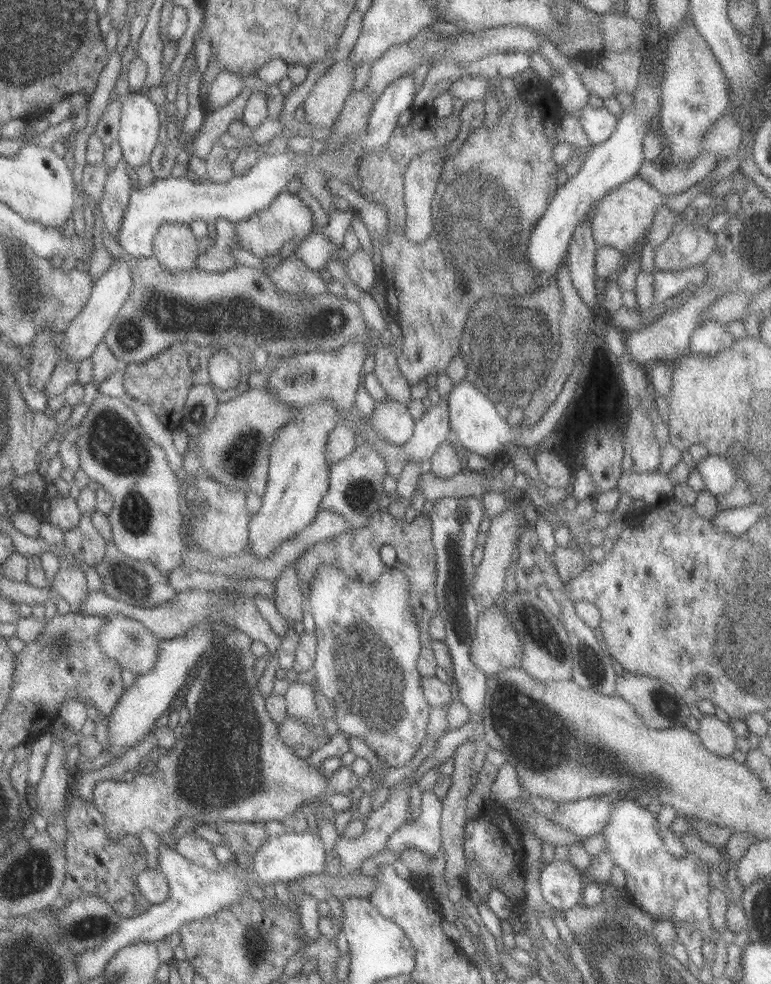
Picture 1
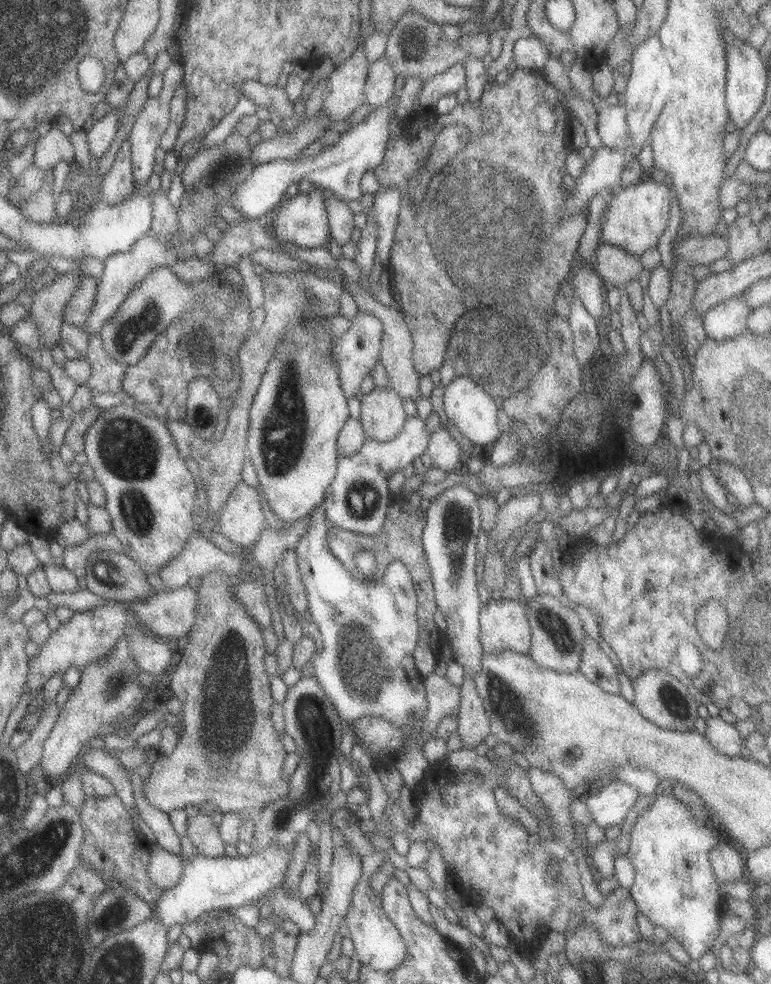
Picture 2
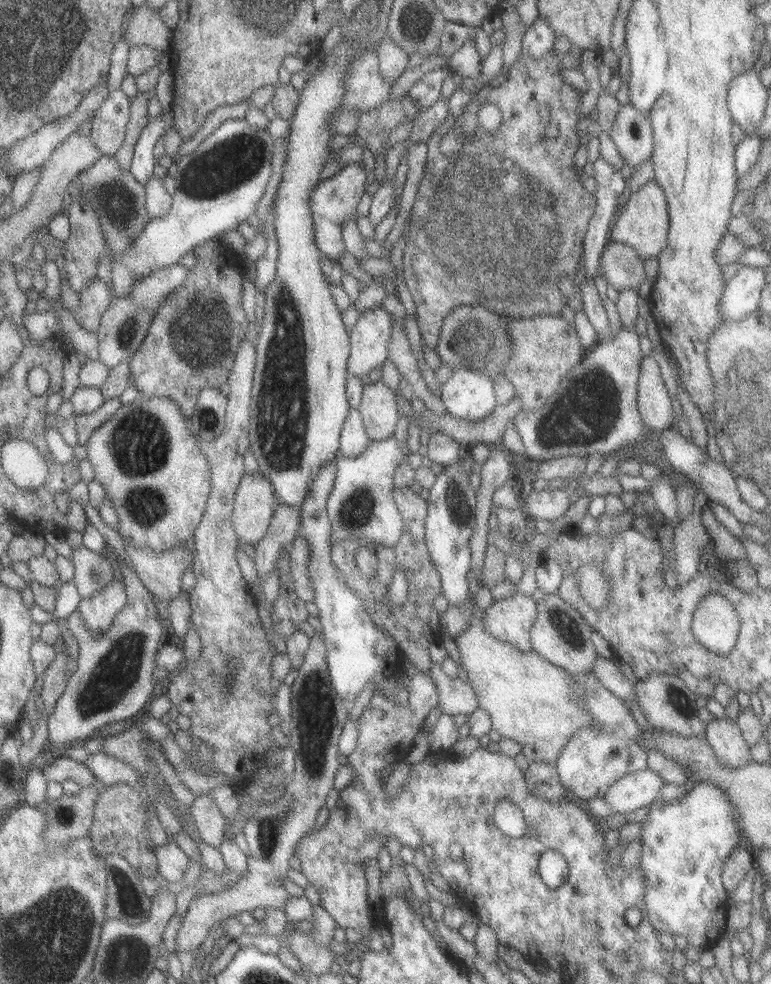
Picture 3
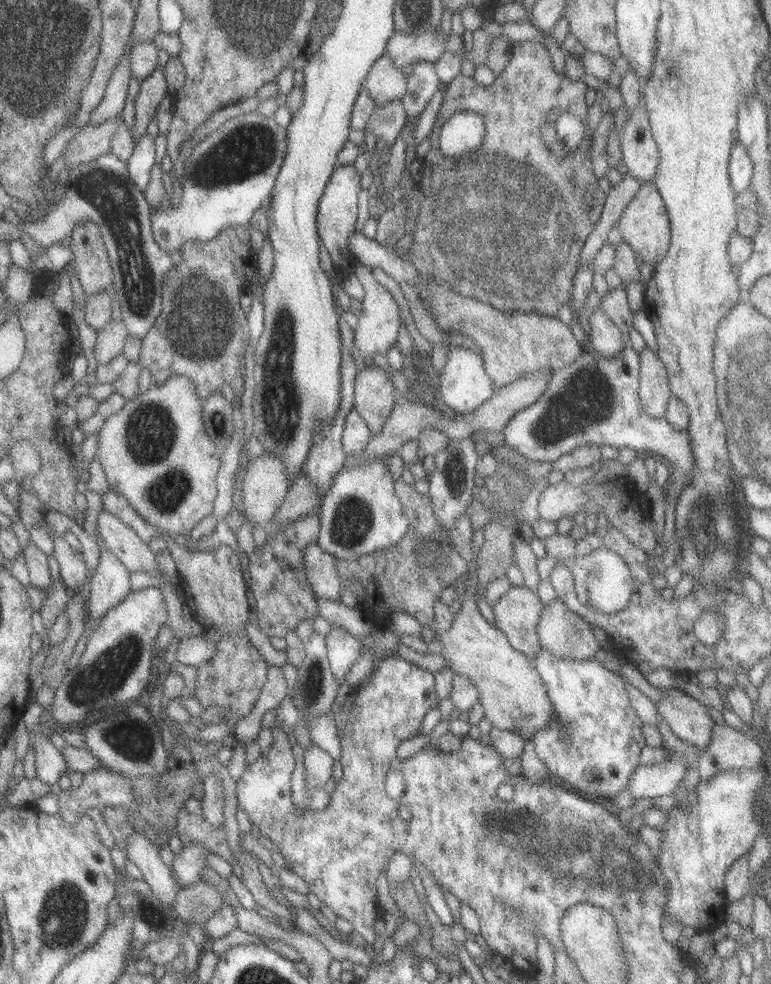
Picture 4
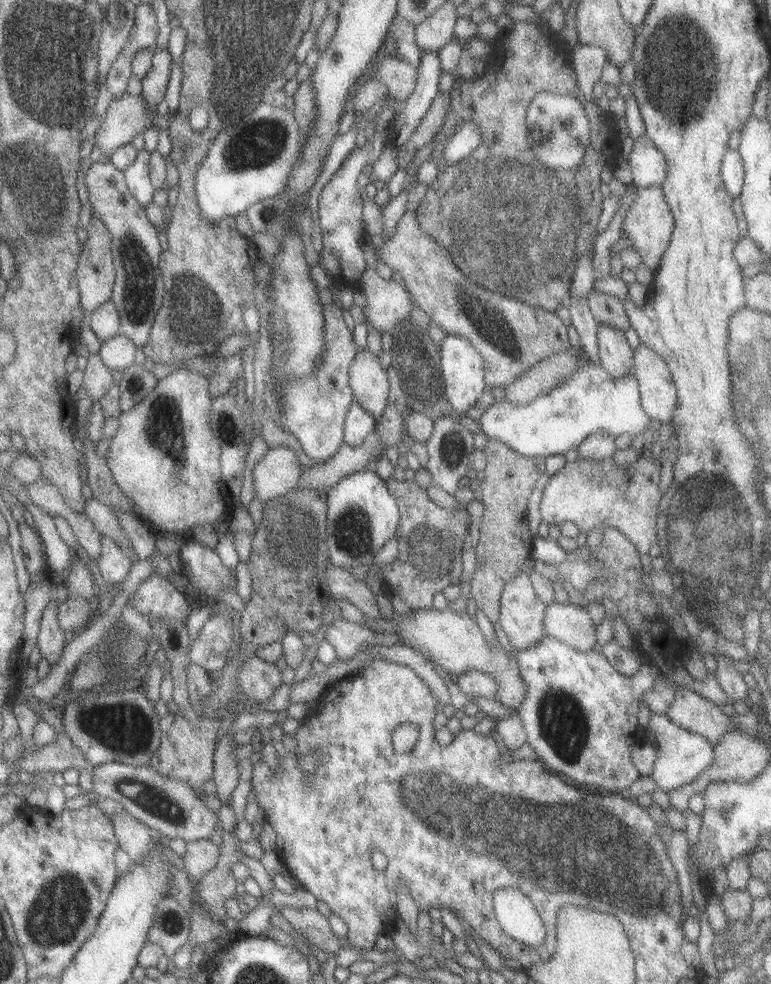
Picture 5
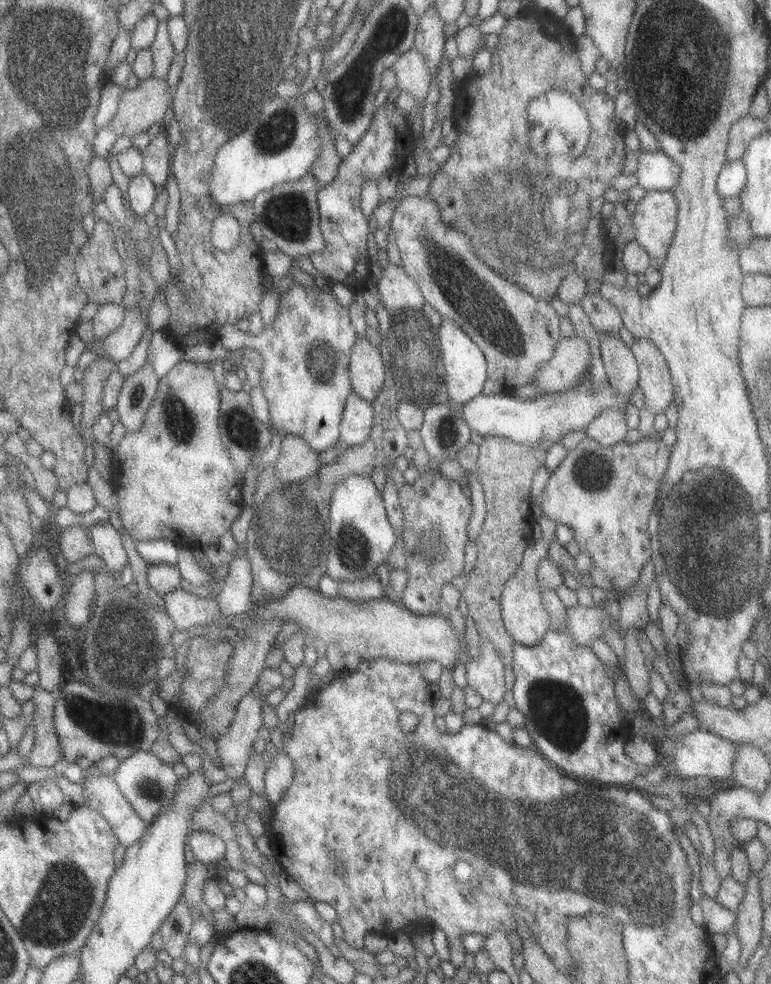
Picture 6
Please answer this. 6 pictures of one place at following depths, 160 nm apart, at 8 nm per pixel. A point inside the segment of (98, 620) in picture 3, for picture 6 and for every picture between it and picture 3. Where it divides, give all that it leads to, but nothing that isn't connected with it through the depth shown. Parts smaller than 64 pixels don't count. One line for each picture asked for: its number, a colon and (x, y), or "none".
4: (109, 584)
5: (113, 565)
6: (105, 541)

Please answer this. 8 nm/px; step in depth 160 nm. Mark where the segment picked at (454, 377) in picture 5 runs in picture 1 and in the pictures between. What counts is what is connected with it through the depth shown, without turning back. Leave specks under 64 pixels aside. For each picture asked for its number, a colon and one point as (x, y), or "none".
1: (475, 425)
2: (471, 410)
3: (467, 394)
4: (463, 385)

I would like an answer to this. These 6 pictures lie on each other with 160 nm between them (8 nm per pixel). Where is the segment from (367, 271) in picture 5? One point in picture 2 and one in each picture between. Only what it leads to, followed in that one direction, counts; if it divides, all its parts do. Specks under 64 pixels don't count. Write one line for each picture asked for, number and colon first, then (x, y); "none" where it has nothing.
2: (355, 352)
3: (368, 338)
4: (376, 325)

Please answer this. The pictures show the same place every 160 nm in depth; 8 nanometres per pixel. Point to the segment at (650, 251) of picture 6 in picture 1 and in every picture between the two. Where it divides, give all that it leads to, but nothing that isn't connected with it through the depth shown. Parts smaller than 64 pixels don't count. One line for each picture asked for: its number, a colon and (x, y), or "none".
1: (620, 219)
2: (635, 217)
3: (641, 223)
4: (643, 226)
5: (647, 221)

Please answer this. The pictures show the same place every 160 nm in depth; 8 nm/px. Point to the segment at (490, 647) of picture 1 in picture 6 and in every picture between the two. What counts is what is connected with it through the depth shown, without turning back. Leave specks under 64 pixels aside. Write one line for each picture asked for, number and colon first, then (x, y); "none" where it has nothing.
2: (503, 625)
3: (508, 620)
4: (516, 612)
5: (520, 613)
6: (524, 618)

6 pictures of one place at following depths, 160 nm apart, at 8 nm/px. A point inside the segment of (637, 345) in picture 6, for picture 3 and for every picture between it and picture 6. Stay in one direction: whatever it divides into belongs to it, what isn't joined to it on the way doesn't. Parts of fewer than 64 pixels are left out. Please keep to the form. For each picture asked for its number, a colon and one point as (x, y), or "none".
3: (653, 404)
4: (653, 391)
5: (657, 398)

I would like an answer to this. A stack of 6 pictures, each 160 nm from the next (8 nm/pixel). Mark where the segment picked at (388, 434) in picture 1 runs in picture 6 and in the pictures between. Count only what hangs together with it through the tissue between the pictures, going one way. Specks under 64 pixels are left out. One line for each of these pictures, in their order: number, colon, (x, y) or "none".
2: (381, 417)
3: (377, 408)
4: (373, 393)
5: (367, 380)
6: (366, 371)

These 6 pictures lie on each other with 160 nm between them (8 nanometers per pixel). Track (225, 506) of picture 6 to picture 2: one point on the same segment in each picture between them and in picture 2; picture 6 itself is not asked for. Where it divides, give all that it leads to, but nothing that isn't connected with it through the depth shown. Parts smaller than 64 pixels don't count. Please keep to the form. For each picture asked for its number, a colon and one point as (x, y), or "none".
2: (149, 494)
3: (145, 457)
4: (154, 452)
5: (145, 456)

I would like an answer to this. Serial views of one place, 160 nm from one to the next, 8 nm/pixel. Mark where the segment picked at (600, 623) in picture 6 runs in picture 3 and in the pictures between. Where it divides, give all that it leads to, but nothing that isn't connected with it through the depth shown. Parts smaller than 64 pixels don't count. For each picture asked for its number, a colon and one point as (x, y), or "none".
3: (558, 634)
4: (560, 632)
5: (568, 623)

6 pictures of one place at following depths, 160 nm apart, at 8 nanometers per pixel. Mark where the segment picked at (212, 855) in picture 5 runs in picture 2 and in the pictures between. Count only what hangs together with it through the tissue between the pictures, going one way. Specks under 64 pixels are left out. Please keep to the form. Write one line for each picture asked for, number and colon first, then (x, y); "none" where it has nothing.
2: (163, 869)
3: (171, 863)
4: (187, 864)

